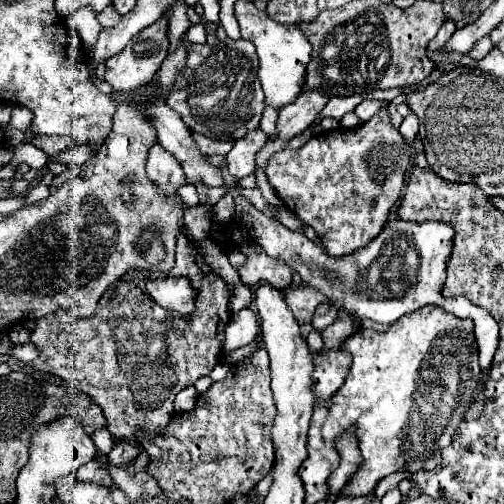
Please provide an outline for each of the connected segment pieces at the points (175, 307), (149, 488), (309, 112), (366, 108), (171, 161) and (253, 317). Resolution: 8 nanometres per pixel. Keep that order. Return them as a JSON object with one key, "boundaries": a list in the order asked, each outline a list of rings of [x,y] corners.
{"boundaries":[[[[184,277],[148,279],[146,289],[158,305],[162,305],[168,311],[176,311],[182,317],[190,317],[196,309],[194,299],[196,299],[198,291],[192,289],[190,281]]],[[[140,451],[136,463],[130,469],[114,467],[104,457],[96,457],[96,459],[102,461],[108,467],[108,471],[112,473],[114,483],[126,493],[126,497],[130,501],[148,501],[148,499],[158,497],[162,493],[160,485],[156,485],[156,481],[146,471],[146,463],[148,463],[148,453],[146,451]]],[[[310,89],[304,95],[300,95],[294,103],[282,107],[278,113],[278,137],[268,139],[266,147],[256,157],[256,167],[264,169],[270,155],[286,149],[286,143],[292,137],[296,137],[304,129],[308,129],[314,123],[314,119],[320,115],[320,111],[324,109],[328,99],[330,99],[330,95],[324,93],[322,89]]],[[[362,101],[362,103],[354,109],[354,113],[356,113],[362,121],[368,121],[374,113],[378,113],[378,111],[384,109],[384,107],[388,107],[388,101]]],[[[158,143],[150,149],[148,161],[146,161],[146,175],[152,183],[158,185],[162,195],[176,195],[176,191],[186,185],[186,177],[182,173],[180,163],[166,153]]],[[[242,309],[240,313],[232,315],[230,323],[226,325],[226,341],[224,351],[232,351],[238,347],[244,347],[248,343],[254,343],[260,333],[260,319],[258,313],[252,309]]]]}

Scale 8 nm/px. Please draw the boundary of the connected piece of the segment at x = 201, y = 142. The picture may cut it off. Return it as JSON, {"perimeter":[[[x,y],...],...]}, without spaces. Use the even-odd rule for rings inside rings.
{"perimeter":[[[192,133],[192,139],[196,141],[200,153],[204,155],[226,155],[230,149],[232,149],[232,141],[214,141],[214,139],[208,139],[204,135],[198,135],[198,133]]]}

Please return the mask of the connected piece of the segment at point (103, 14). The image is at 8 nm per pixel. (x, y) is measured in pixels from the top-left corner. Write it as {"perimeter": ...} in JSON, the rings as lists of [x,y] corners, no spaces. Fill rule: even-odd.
{"perimeter":[[[110,5],[110,7],[106,7],[104,11],[100,11],[98,15],[96,15],[96,19],[98,19],[98,23],[102,25],[102,27],[114,27],[116,23],[118,23],[118,19],[120,19],[120,15],[114,11],[114,7]]]}

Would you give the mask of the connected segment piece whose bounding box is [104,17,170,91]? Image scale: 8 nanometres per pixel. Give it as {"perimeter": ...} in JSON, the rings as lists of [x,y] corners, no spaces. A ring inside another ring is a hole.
{"perimeter":[[[160,17],[154,25],[142,29],[140,33],[136,33],[130,43],[116,55],[112,55],[106,61],[106,75],[104,79],[118,91],[118,89],[126,89],[126,91],[134,91],[138,87],[144,87],[146,83],[152,81],[154,73],[160,69],[162,61],[166,59],[170,49],[170,41],[168,41],[168,19]]]}

